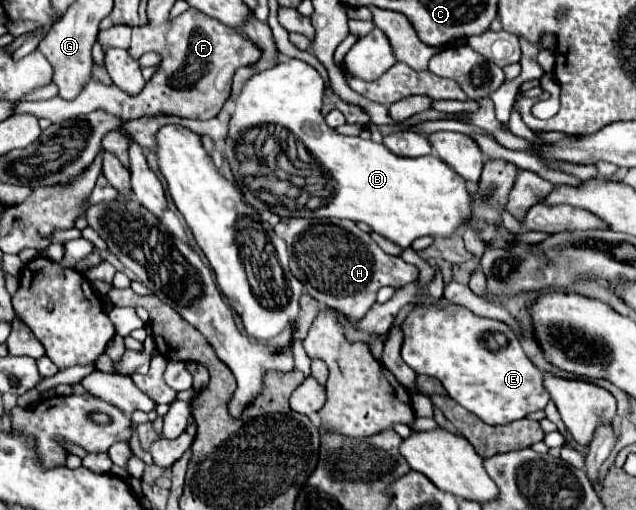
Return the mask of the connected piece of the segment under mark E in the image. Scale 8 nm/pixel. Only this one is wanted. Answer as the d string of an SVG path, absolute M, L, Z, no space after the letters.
M452 305L450 309L420 309L414 307L410 315L400 325L404 331L402 341L402 359L408 367L412 367L418 375L430 375L440 379L446 393L464 409L480 417L488 425L506 425L510 421L522 419L532 411L542 411L550 395L542 385L542 371L534 367L534 363L522 351L522 345L516 333L502 321L478 317L466 307Z

